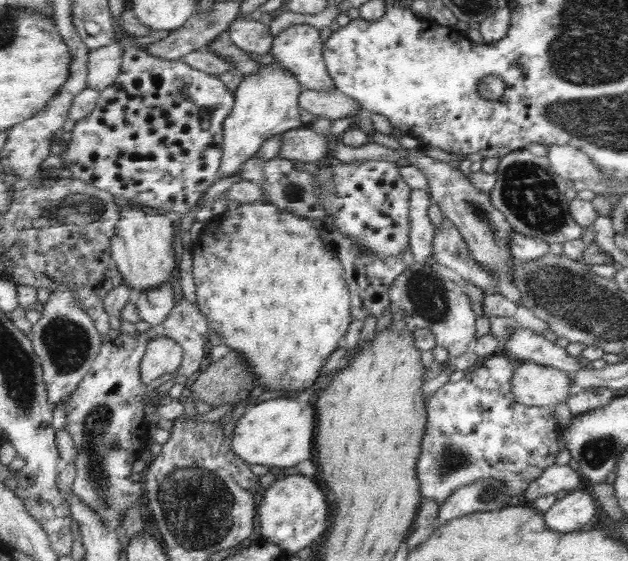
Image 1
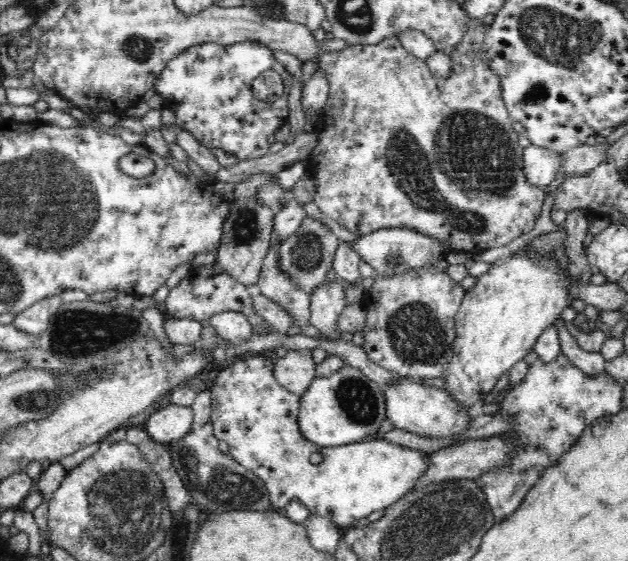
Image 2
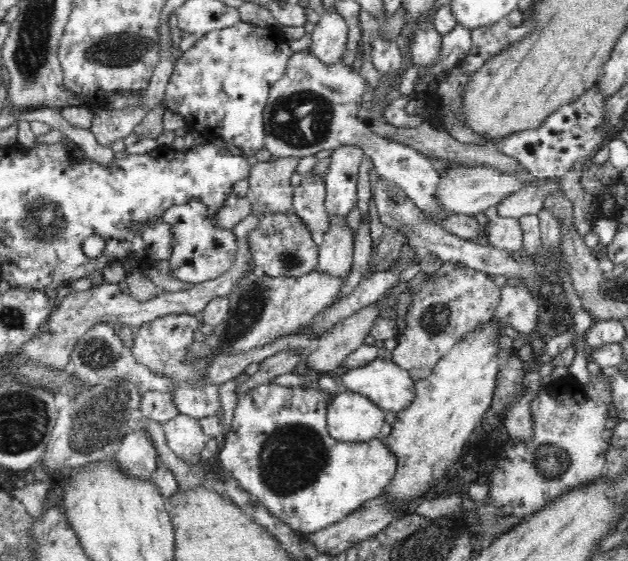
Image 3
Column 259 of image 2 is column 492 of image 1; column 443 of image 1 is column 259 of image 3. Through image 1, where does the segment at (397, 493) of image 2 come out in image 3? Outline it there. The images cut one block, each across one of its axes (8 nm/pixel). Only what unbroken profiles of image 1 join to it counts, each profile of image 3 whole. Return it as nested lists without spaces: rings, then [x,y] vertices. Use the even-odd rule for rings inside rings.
[[[275,384],[258,386],[244,398],[238,398],[233,421],[218,452],[224,471],[255,496],[258,505],[296,534],[310,535],[325,530],[366,502],[380,498],[397,468],[394,456],[379,438],[355,443],[336,440],[330,435],[325,396],[316,386],[294,390]]]

